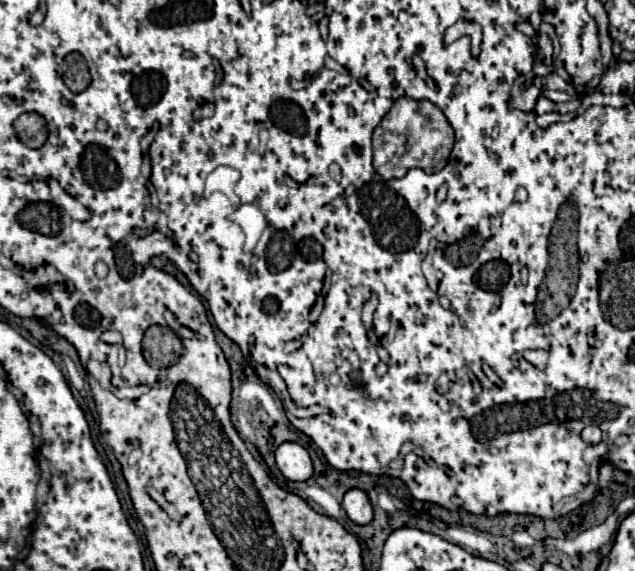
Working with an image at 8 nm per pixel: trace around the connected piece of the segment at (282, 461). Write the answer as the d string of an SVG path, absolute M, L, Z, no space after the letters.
M282 443L276 449L276 465L290 481L306 481L312 475L310 455L298 443Z

